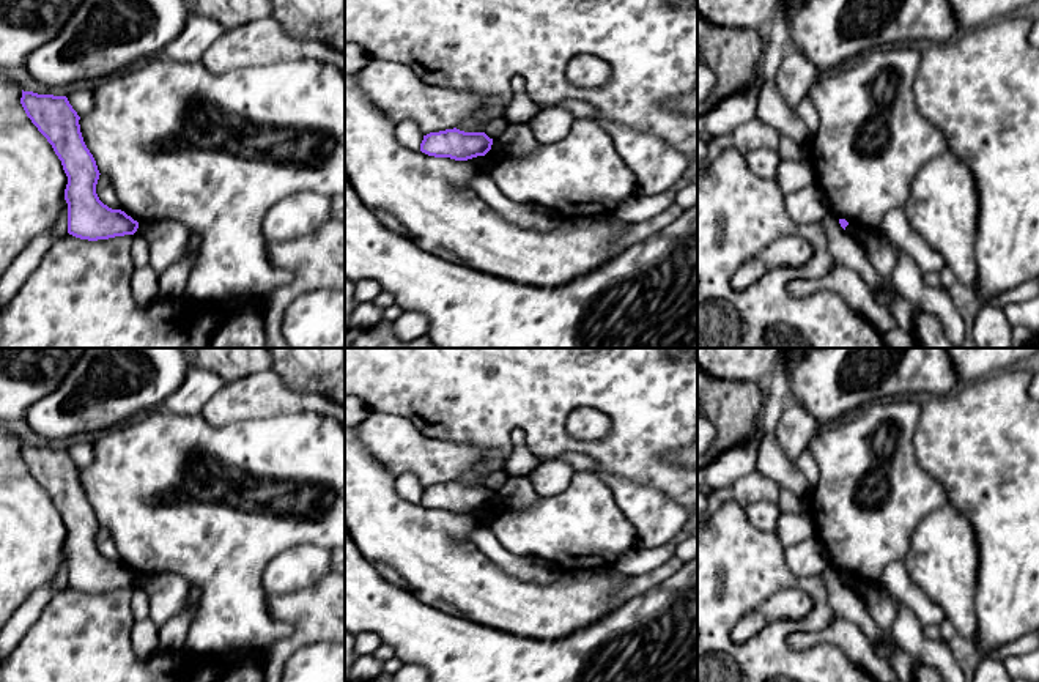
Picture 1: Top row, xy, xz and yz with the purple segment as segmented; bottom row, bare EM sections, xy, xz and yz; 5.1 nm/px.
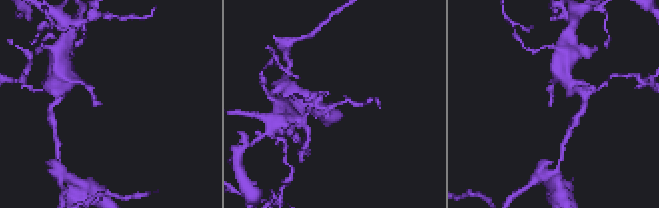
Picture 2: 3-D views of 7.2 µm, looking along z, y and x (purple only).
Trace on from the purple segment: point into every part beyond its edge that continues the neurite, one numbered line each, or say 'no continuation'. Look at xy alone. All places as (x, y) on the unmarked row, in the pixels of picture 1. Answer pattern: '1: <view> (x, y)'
no continuation

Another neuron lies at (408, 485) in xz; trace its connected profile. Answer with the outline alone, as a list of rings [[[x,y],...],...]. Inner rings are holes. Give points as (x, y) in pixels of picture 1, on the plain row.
[[[409,473],[397,476],[395,490],[403,499],[411,502],[420,502],[420,496],[423,493],[420,480]]]

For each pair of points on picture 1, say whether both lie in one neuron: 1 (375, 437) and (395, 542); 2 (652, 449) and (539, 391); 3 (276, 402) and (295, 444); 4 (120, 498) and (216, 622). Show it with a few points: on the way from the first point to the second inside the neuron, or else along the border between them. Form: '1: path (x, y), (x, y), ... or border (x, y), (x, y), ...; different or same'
1: border (361, 440), (395, 476); different
2: path (625, 421), (595, 391), (567, 391); same
3: border (318, 415), (277, 413), (244, 421); different
4: path (153, 525), (216, 589); same

